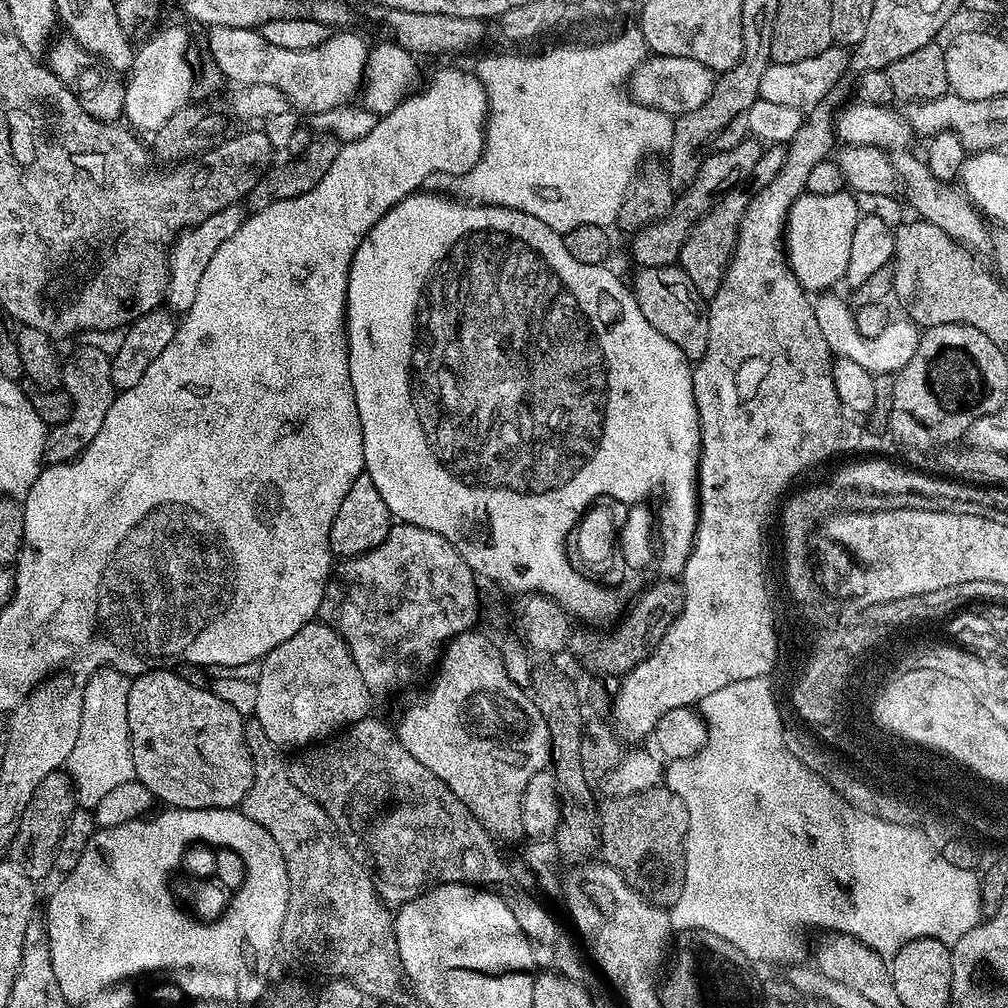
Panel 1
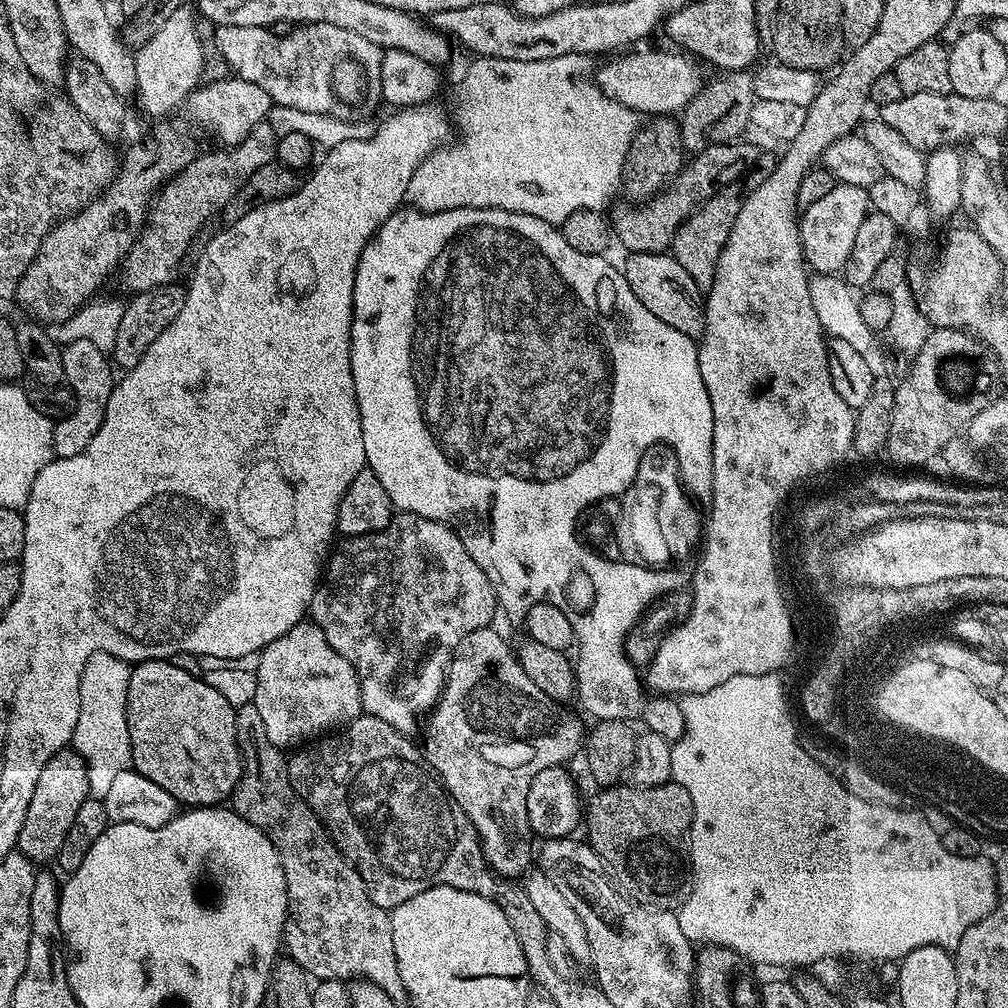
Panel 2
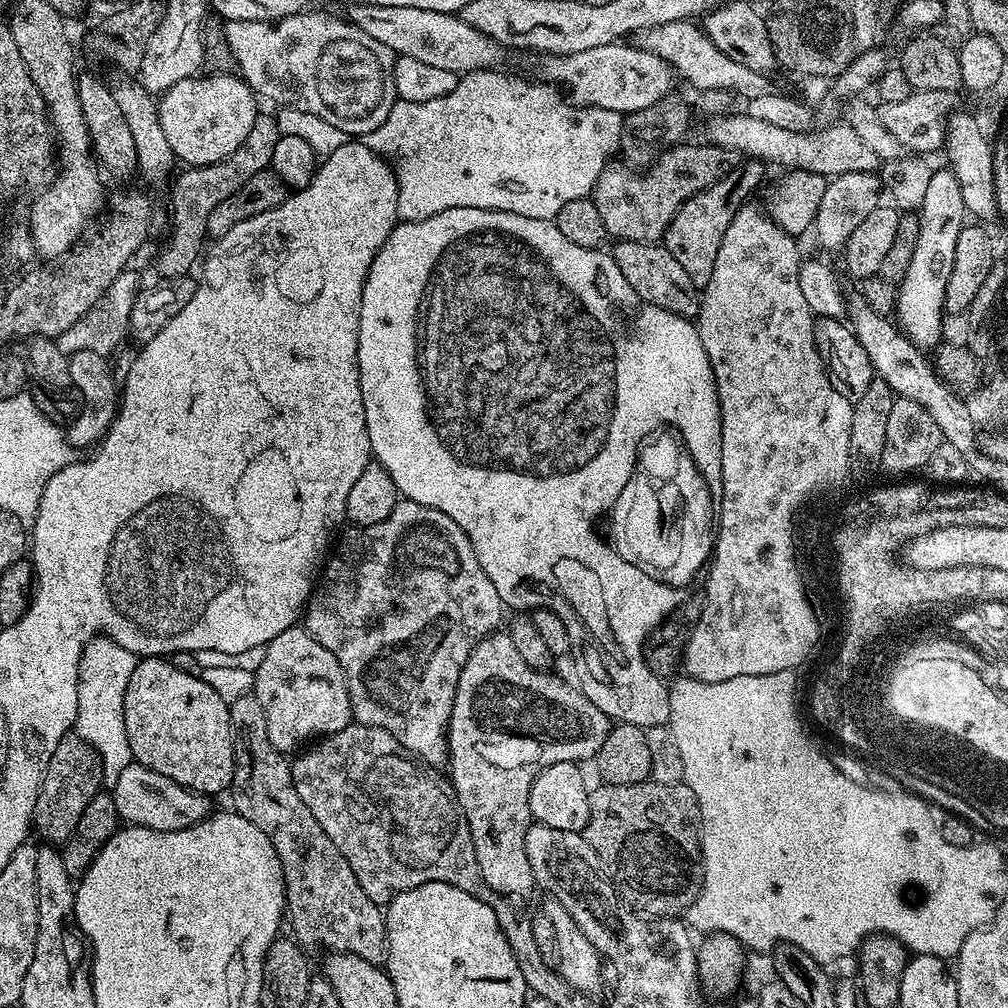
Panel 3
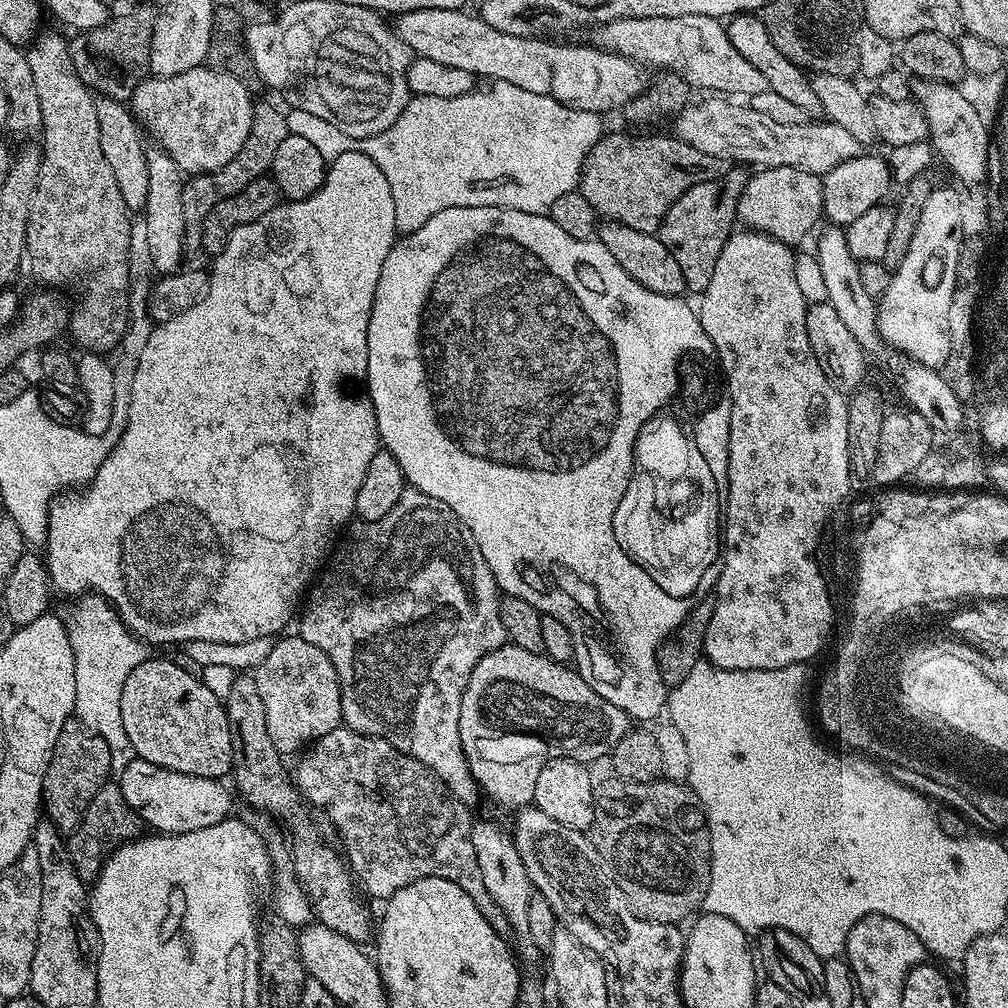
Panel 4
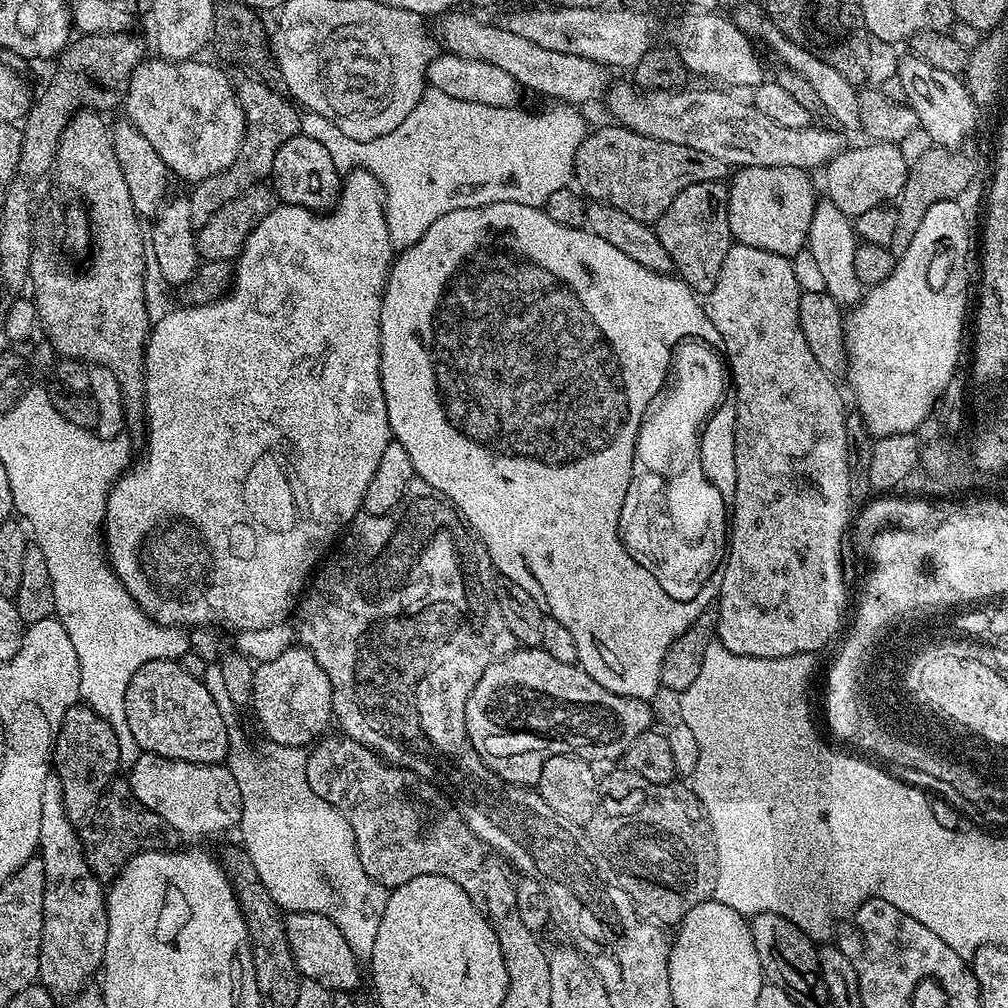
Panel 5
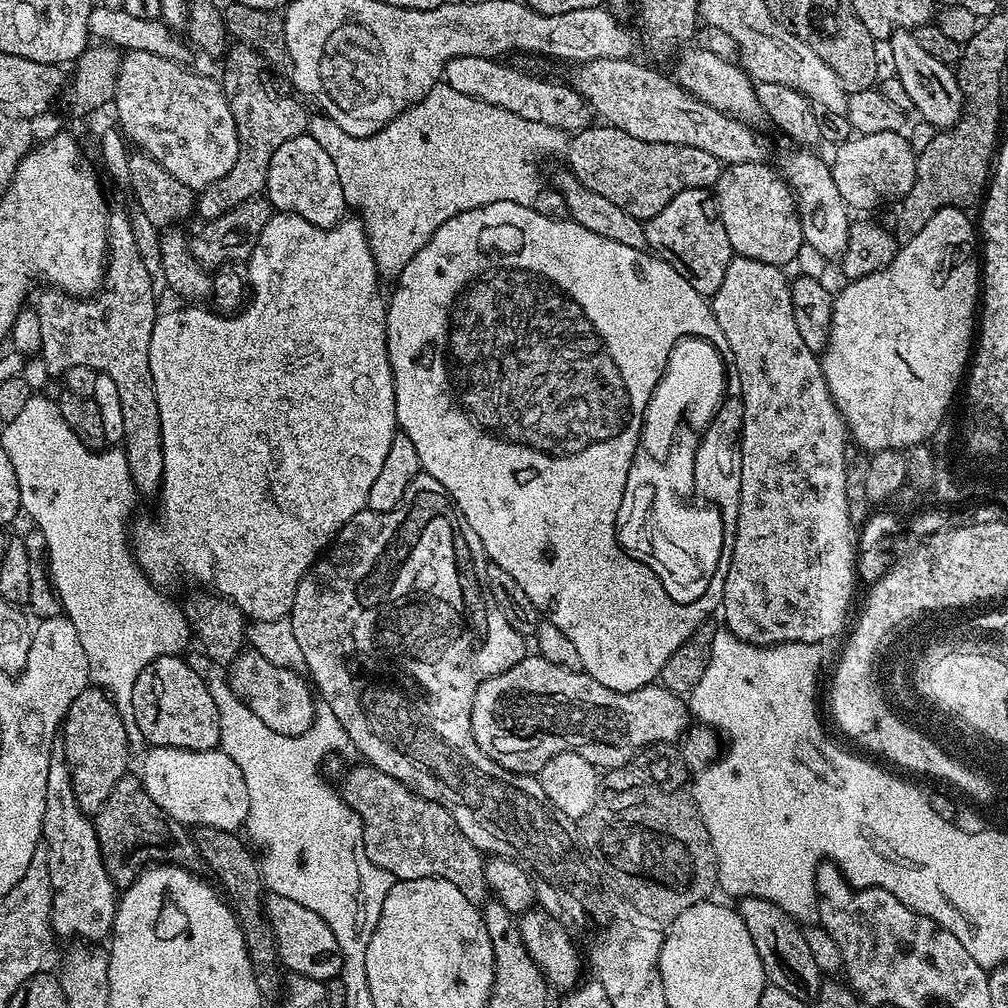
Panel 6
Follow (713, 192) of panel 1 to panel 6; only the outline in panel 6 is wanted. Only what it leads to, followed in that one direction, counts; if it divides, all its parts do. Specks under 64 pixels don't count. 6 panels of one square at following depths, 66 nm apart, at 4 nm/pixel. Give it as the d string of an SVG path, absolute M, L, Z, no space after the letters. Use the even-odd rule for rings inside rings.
M599 127L581 128L567 141L567 167L586 190L610 198L614 206L622 206L626 214L641 222L654 218L682 190L711 189L718 182L722 161L714 154L706 154L706 150L698 150L698 146L642 142L642 138L630 138L630 134L617 128Z

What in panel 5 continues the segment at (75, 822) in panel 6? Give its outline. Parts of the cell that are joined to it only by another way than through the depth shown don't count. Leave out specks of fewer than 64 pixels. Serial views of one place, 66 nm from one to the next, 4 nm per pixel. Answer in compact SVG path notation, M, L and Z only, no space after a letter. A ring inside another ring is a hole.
M49 774L42 790L42 822L38 830L46 886L44 887L44 917L42 918L42 942L40 943L39 983L43 984L57 998L72 998L89 983L92 975L101 971L106 954L108 933L108 905L106 888L94 873L84 857L84 842L77 825L70 822L62 802L62 786L55 774Z

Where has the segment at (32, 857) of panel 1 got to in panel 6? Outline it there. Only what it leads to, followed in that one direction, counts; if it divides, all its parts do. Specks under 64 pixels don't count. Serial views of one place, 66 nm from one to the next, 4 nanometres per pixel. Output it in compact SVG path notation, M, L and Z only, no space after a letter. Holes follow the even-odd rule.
M89 686L70 702L68 713L62 721L62 747L68 772L72 775L72 789L78 806L89 814L100 811L110 798L110 790L129 771L129 725L116 705L99 687ZM64 740L64 741L63 741Z

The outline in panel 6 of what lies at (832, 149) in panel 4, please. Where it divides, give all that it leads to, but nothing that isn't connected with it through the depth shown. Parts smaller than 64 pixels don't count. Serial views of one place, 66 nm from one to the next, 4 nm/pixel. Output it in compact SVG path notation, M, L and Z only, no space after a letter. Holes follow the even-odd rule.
M602 58L590 60L579 65L580 73L576 76L574 87L585 100L591 111L601 116L605 125L630 134L630 138L642 138L642 142L662 142L678 146L698 146L698 150L706 150L706 154L714 154L724 164L738 162L754 162L764 160L764 140L756 133L757 129L742 120L736 120L727 112L716 110L698 97L691 96L681 88L671 75L663 76L644 64L635 64L635 59L619 60L618 58Z

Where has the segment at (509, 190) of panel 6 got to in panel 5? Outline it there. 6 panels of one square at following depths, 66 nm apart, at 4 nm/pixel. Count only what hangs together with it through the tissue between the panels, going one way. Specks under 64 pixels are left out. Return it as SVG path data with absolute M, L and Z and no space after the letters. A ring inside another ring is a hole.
M428 90L418 106L406 114L402 126L370 142L346 138L338 126L322 118L322 114L310 111L301 115L300 132L314 138L314 142L322 142L336 168L368 172L377 180L384 201L389 242L393 249L403 250L414 246L414 242L450 210L477 208L494 202L518 202L522 206L539 208L547 202L550 194L554 194L554 190L569 187L574 180L574 158L578 154L578 146L584 141L586 127L575 107L550 107L554 108L536 113L527 112L524 106L495 108L482 106L478 102L462 102L458 98Z

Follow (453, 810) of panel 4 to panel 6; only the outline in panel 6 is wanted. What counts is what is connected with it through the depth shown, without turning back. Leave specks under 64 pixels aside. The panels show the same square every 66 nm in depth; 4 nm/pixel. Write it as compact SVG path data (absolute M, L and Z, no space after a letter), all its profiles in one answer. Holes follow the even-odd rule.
M360 762L357 768L352 768L344 776L342 795L355 812L360 816L360 824L364 827L364 849L366 858L374 862L382 870L386 870L396 880L413 880L414 878L442 878L446 882L454 882L470 902L480 906L489 899L488 883L484 873L485 857L480 849L475 848L458 830L454 818L438 802L420 796L402 782L390 778L382 770L372 767L367 762Z

